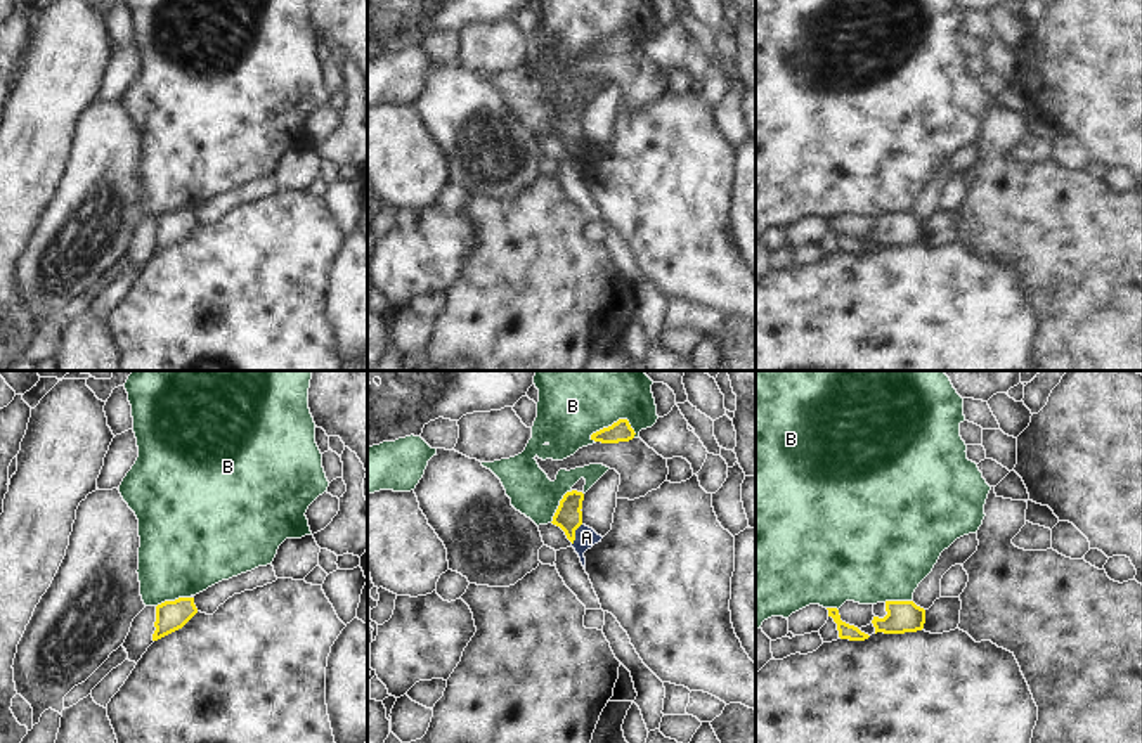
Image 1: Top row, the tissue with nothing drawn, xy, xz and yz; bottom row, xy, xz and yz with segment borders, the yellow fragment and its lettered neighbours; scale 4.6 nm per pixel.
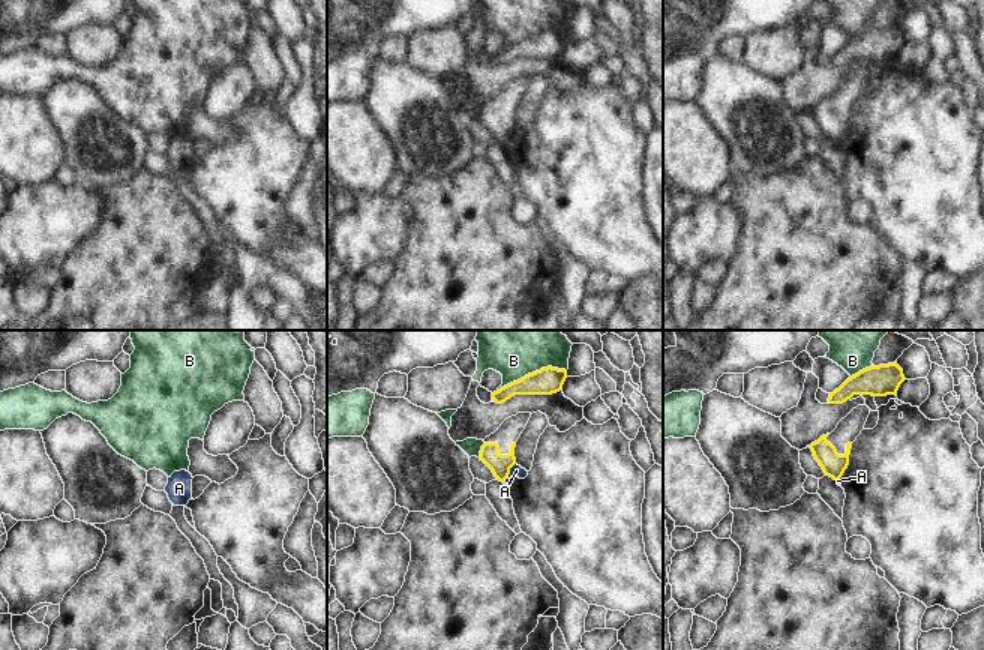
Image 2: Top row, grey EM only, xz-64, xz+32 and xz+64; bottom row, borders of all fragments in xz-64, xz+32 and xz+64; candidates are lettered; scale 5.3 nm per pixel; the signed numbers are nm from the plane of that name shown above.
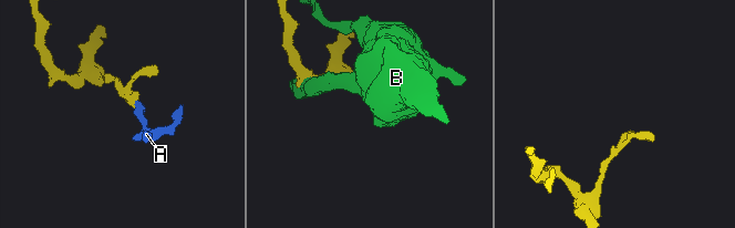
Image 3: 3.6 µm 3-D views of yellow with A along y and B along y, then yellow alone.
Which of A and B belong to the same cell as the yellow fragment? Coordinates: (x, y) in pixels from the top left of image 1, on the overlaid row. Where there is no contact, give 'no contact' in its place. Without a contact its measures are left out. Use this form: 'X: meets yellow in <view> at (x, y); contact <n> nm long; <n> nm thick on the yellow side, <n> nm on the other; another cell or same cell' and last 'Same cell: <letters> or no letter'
A: meets yellow in xz at (574, 534); contact 110 nm long; 130 nm thick on the yellow side, 100 nm on the other; another cell
B: meets yellow in xz at (614, 423); contact 220 nm long; 100 nm thick on the yellow side, 480 nm on the other; another cell
Same cell: no letter

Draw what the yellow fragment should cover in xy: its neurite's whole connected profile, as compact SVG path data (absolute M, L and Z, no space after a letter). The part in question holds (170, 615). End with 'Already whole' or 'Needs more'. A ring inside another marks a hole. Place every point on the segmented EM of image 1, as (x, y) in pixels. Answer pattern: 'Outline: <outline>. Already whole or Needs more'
Outline: M178 598L158 604L152 641L182 629L196 613L194 598Z. Already whole.

